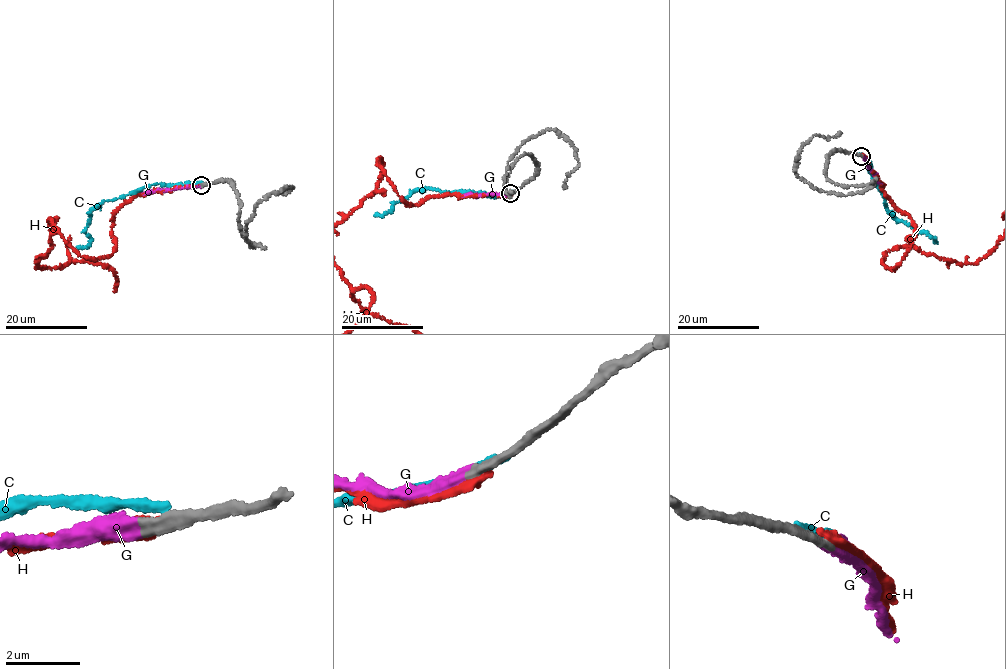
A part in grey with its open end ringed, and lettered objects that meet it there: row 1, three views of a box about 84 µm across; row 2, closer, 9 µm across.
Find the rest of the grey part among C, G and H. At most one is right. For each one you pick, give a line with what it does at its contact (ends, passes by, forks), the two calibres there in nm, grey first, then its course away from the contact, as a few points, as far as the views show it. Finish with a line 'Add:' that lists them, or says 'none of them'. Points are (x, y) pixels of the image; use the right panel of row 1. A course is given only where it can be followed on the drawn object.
G: it ends there; 280 nm thick on the grey side, 420 nm on the other; it runs (860, 156), (881, 183)
Add: G

